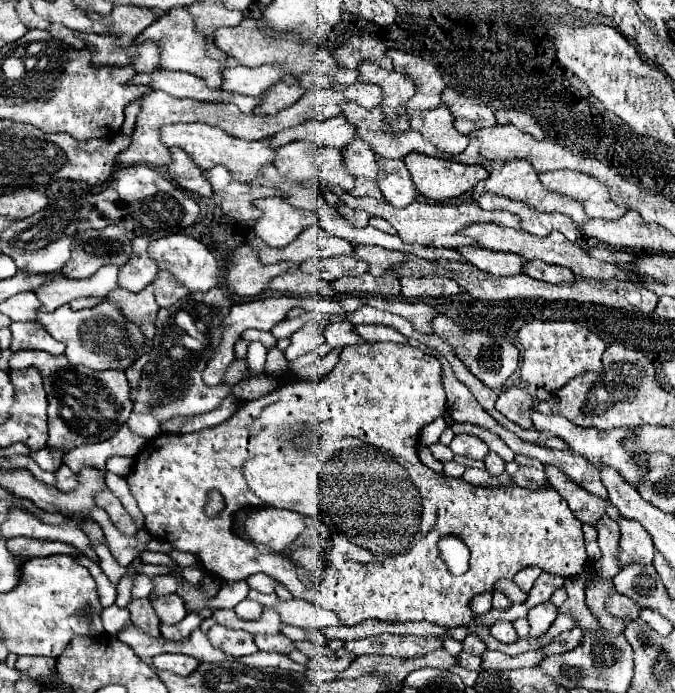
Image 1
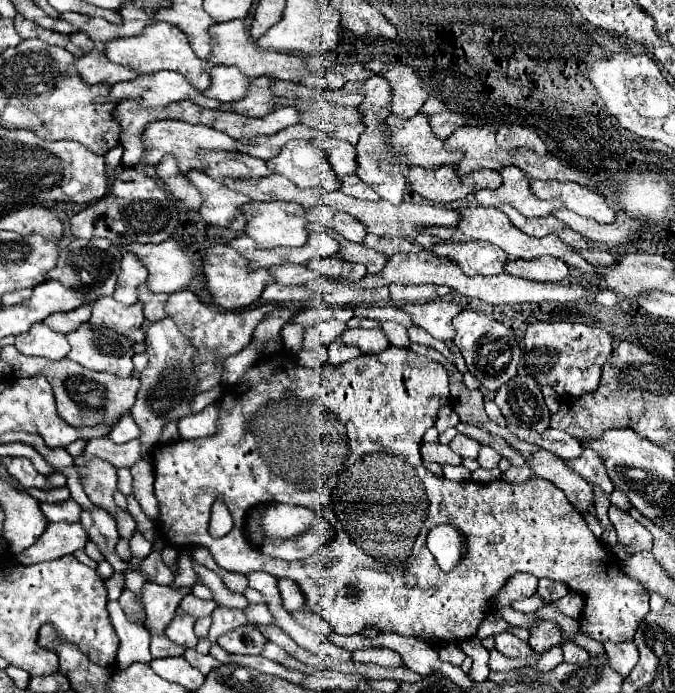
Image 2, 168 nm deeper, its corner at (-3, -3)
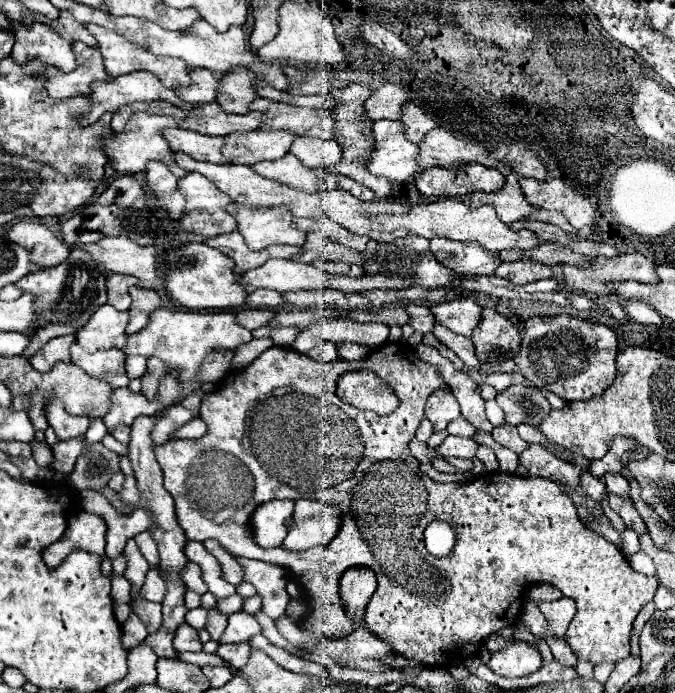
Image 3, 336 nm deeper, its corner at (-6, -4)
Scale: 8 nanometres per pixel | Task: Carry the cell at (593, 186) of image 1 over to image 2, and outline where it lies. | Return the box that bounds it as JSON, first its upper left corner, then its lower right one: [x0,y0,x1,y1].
[529,179,617,223]

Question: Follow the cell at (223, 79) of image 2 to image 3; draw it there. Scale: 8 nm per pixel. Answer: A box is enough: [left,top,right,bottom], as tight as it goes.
[172,68,220,104]

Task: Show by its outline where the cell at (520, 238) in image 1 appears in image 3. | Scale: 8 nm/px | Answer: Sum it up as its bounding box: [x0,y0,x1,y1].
[374,198,540,252]

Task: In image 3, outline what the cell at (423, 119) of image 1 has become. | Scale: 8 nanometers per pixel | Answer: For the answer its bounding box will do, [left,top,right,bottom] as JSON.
[366,120,422,182]

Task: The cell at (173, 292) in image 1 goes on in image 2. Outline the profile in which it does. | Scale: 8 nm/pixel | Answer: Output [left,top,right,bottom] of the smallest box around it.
[139,283,169,321]

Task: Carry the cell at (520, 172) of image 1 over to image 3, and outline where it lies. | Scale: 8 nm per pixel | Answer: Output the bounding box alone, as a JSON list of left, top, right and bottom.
[470,172,536,224]

